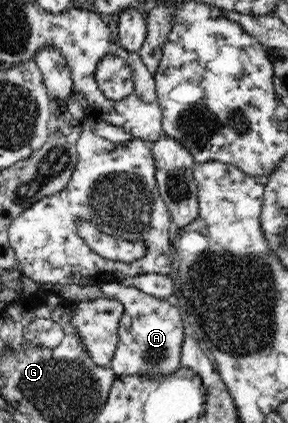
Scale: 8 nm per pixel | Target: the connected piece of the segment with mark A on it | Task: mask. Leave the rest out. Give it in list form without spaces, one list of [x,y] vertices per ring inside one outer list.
[[[121,282],[104,283],[101,289],[106,298],[116,299],[124,304],[124,315],[118,324],[118,347],[110,365],[114,373],[118,376],[168,375],[182,366],[182,347],[186,333],[181,307],[172,299],[158,299],[139,291],[136,287],[122,285]]]

